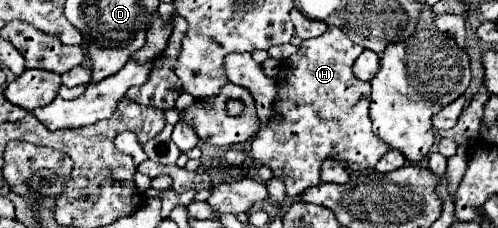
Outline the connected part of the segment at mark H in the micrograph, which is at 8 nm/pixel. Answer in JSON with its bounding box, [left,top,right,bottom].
[251,27,389,197]

